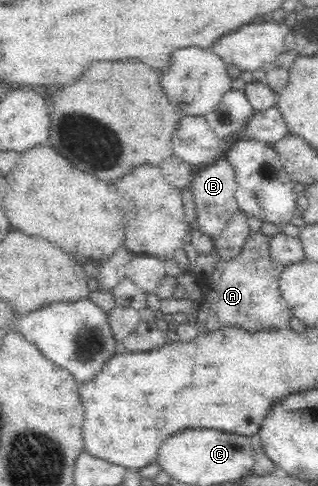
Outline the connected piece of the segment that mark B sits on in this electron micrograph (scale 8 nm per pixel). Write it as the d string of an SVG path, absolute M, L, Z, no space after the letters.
M226 155L217 158L212 163L196 168L191 183L188 185L188 190L193 194L198 211L199 231L208 237L208 240L212 240L212 243L220 239L232 217L242 213L235 199L235 187L235 173Z

